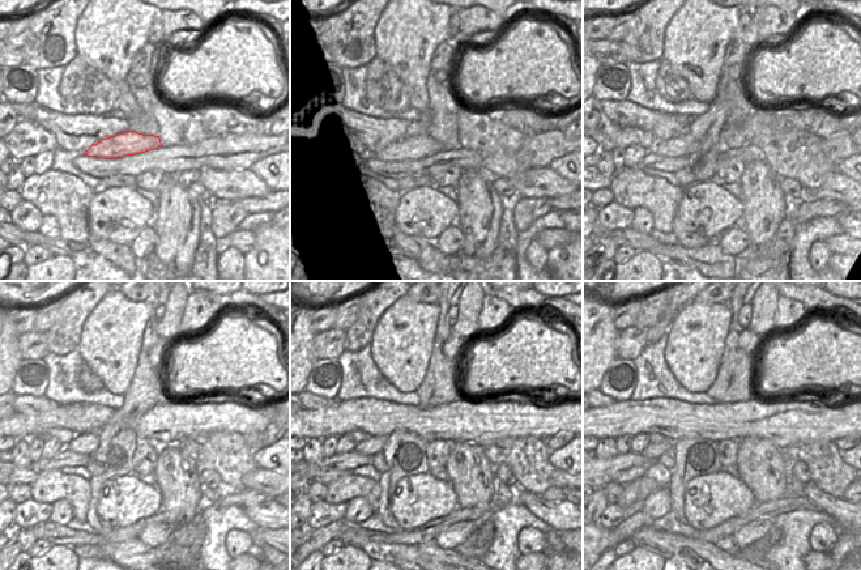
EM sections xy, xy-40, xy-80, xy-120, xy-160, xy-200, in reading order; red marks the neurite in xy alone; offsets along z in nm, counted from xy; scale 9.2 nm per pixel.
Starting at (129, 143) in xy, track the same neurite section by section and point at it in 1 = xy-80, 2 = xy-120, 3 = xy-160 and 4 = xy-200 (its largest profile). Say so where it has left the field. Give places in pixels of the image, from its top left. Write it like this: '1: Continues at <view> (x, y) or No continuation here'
1: Continues at xy-80 (677, 147)
2: Continues at xy-120 (86, 443)
3: Continues at xy-160 (373, 445)
4: Continues at xy-200 (653, 450).

